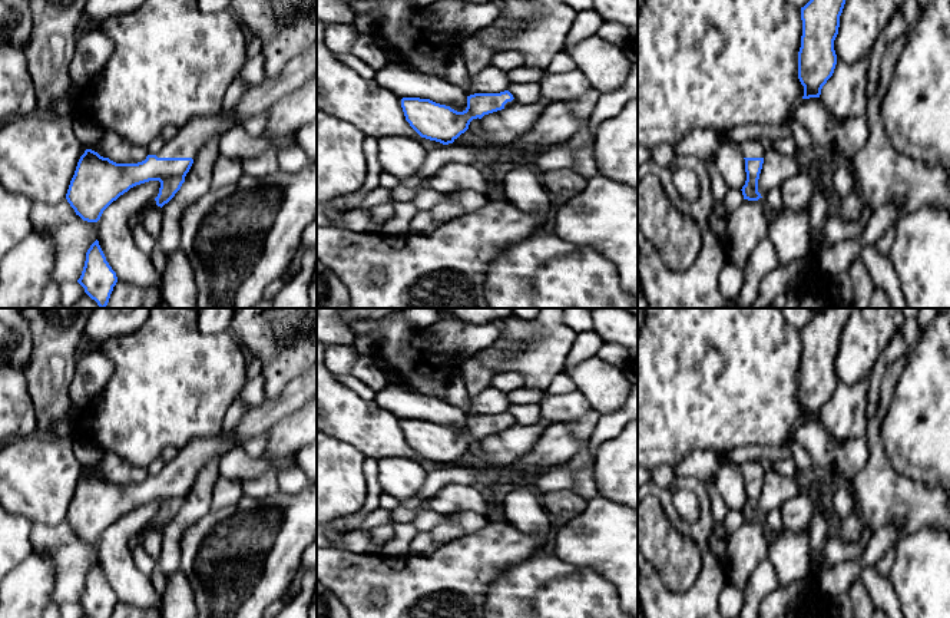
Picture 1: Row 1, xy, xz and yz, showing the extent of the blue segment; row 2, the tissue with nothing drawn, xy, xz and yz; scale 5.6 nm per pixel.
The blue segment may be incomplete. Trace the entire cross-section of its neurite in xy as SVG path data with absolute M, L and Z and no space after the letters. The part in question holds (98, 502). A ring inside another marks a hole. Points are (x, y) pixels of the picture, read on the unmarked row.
M317 361L291 380L272 399L251 407L236 429L224 436L221 432L191 440L176 457L166 462L156 476L138 485L116 485L86 470L70 502L66 520L83 542L97 543L103 532L130 509L159 502L158 528L168 525L185 503L196 473L213 459L221 459L245 439L269 433L284 417L299 410L317 396Z

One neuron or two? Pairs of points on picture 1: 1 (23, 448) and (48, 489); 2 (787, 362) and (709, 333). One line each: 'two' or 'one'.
1: one
2: one

